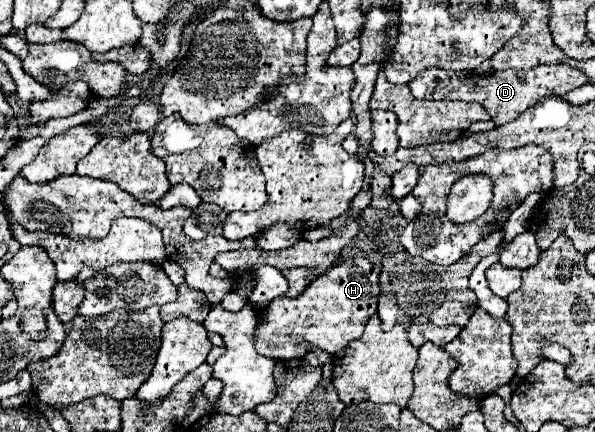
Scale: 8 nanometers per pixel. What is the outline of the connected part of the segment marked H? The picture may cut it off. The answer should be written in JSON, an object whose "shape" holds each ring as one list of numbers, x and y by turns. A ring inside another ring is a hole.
{"shape":[[348,258,340,264,330,266,324,274,316,276,310,286,296,298,278,296,270,302,264,314,258,318,256,330,252,334,256,352,262,356,292,360,300,358,300,348,296,348,296,340,302,338,330,354,342,350,348,342,362,336,366,322,376,312,378,302,378,274,380,268,370,264,366,258],[286,350,294,350,296,354,286,354]]}

